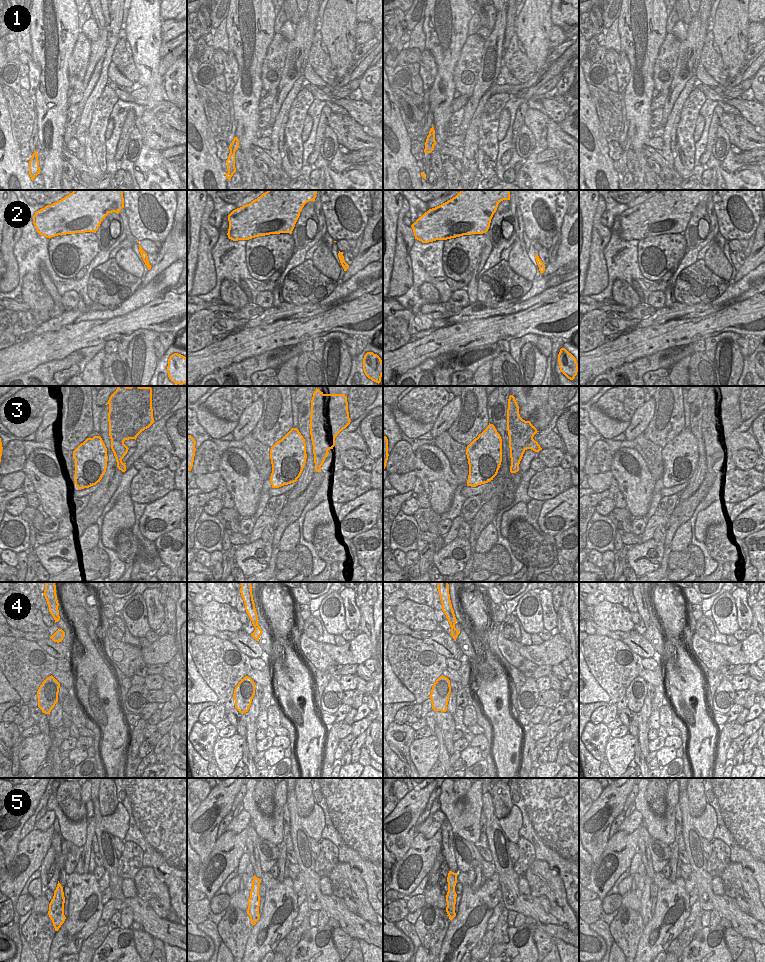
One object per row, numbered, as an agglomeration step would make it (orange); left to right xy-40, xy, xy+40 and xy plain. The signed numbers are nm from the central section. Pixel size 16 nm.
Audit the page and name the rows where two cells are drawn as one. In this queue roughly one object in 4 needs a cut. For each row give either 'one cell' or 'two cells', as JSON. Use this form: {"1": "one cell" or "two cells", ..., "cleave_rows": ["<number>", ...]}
{"1": "one cell", "2": "one cell", "3": "one cell", "4": "two cells", "5": "one cell", "cleave_rows": ["4"]}

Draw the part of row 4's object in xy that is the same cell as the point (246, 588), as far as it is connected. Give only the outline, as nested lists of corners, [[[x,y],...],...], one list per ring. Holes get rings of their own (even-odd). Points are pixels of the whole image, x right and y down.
[[[241,582],[240,593],[244,601],[245,610],[248,614],[254,628],[258,627],[258,616],[255,608],[255,603],[252,595],[252,585],[251,582]]]

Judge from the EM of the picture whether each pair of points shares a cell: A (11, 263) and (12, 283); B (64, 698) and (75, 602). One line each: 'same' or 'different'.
A: same
B: different

